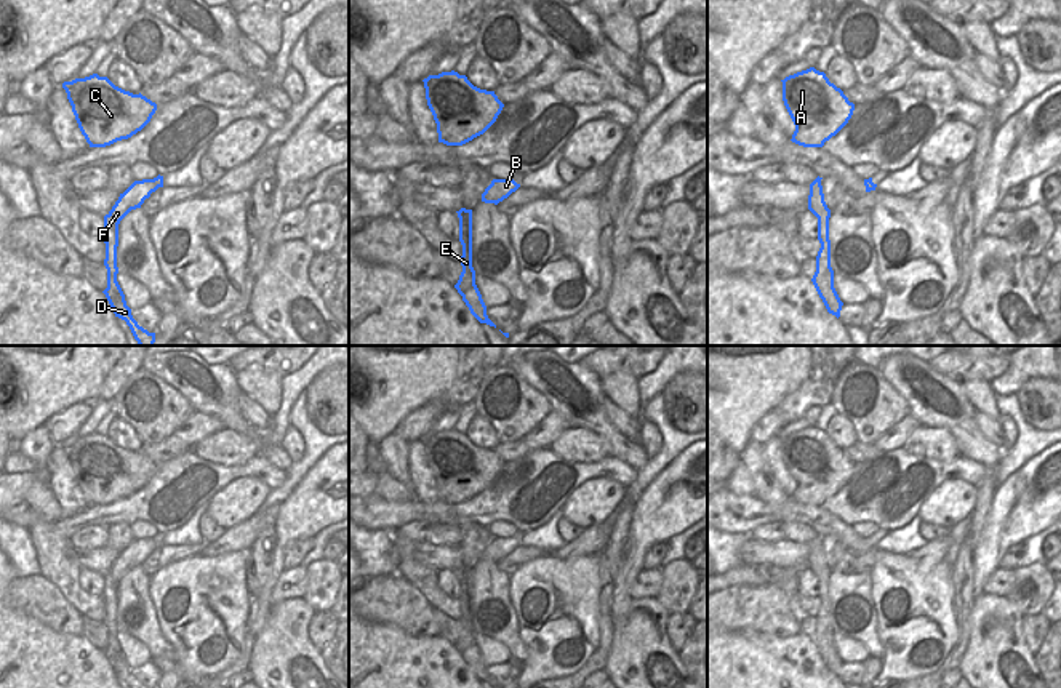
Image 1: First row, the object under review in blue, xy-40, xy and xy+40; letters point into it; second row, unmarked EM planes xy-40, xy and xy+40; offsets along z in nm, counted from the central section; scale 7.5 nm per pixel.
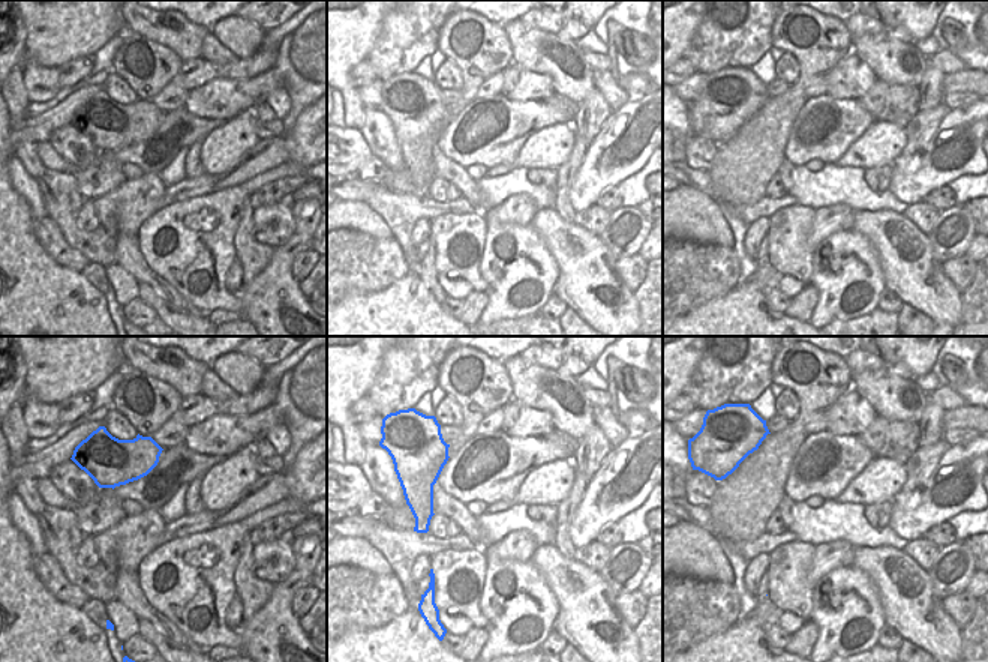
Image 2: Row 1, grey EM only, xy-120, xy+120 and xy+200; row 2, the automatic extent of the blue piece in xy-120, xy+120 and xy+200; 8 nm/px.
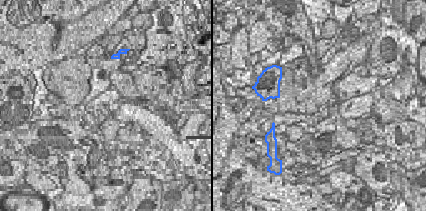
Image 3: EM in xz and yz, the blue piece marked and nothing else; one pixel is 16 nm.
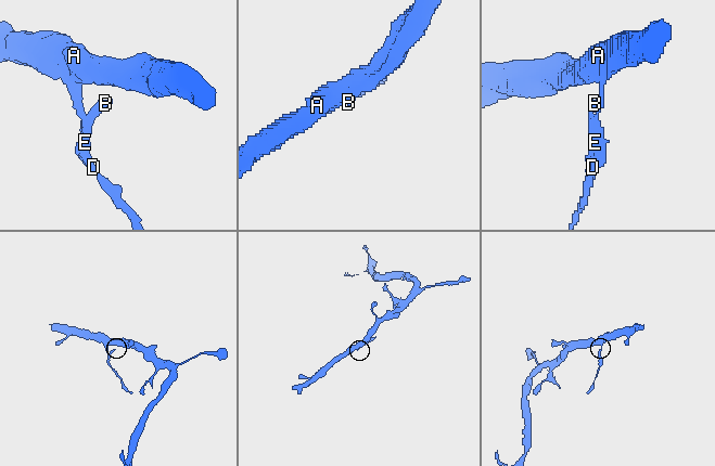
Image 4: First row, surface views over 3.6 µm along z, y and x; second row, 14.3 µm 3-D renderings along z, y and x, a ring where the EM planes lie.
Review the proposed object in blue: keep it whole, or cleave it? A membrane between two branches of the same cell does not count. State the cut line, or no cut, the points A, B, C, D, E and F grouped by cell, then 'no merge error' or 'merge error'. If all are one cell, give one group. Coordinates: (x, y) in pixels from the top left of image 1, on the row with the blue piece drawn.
xy+40 (828, 208), (818, 218) | A C / B D E F | merge error

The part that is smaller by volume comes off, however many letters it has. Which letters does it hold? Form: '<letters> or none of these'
B, D, E, F.

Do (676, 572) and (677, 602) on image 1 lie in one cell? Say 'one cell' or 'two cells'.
one cell

